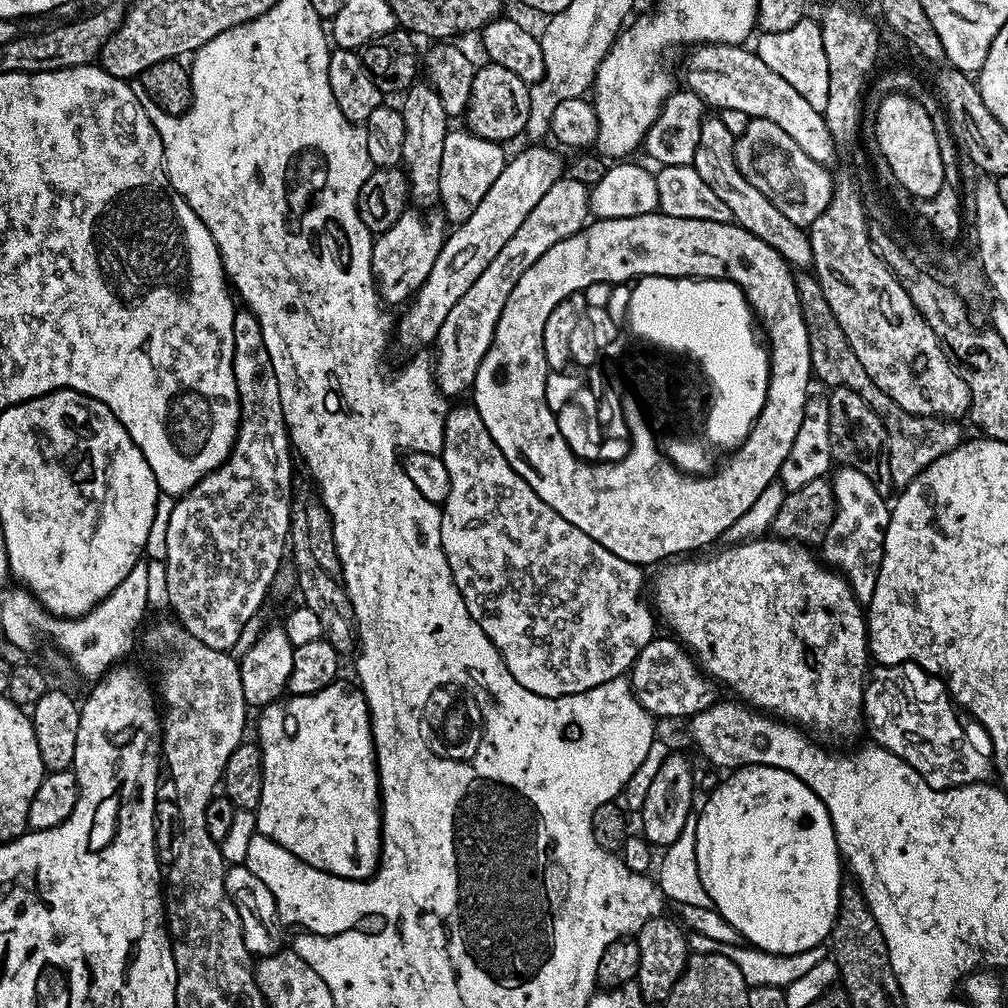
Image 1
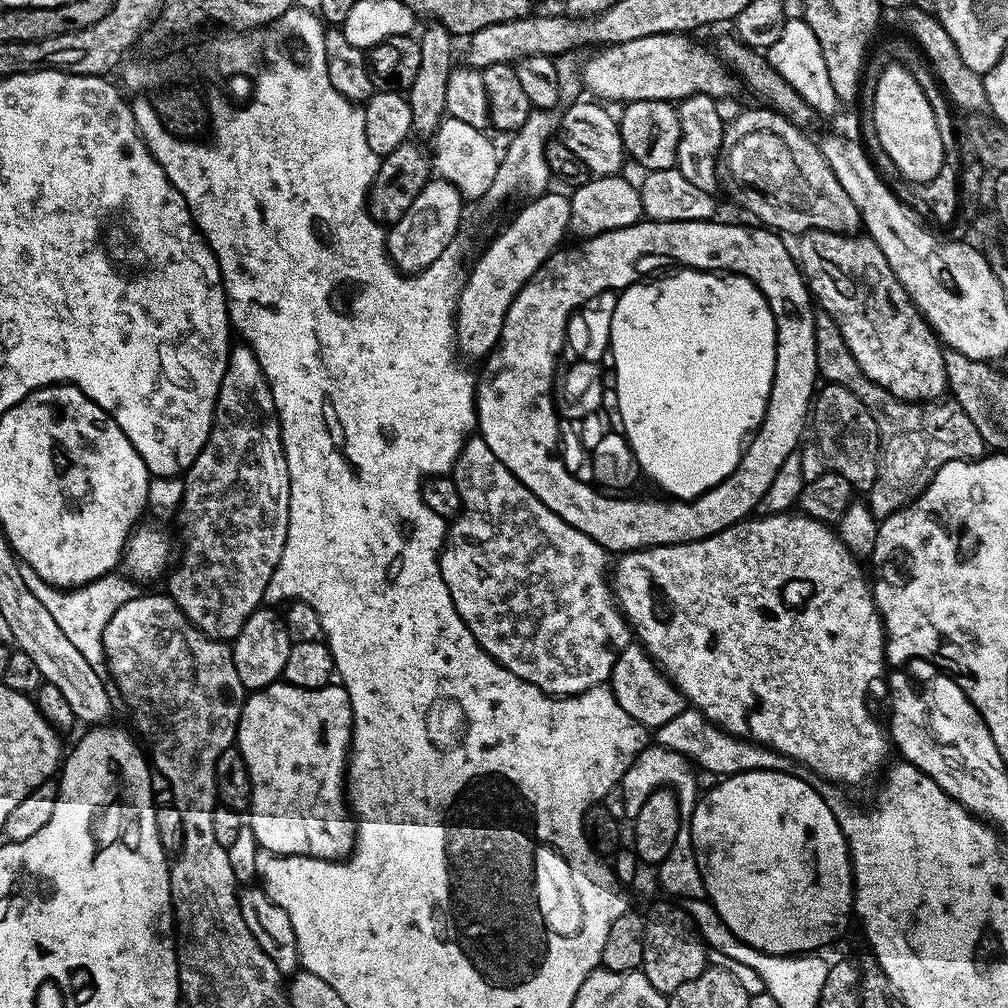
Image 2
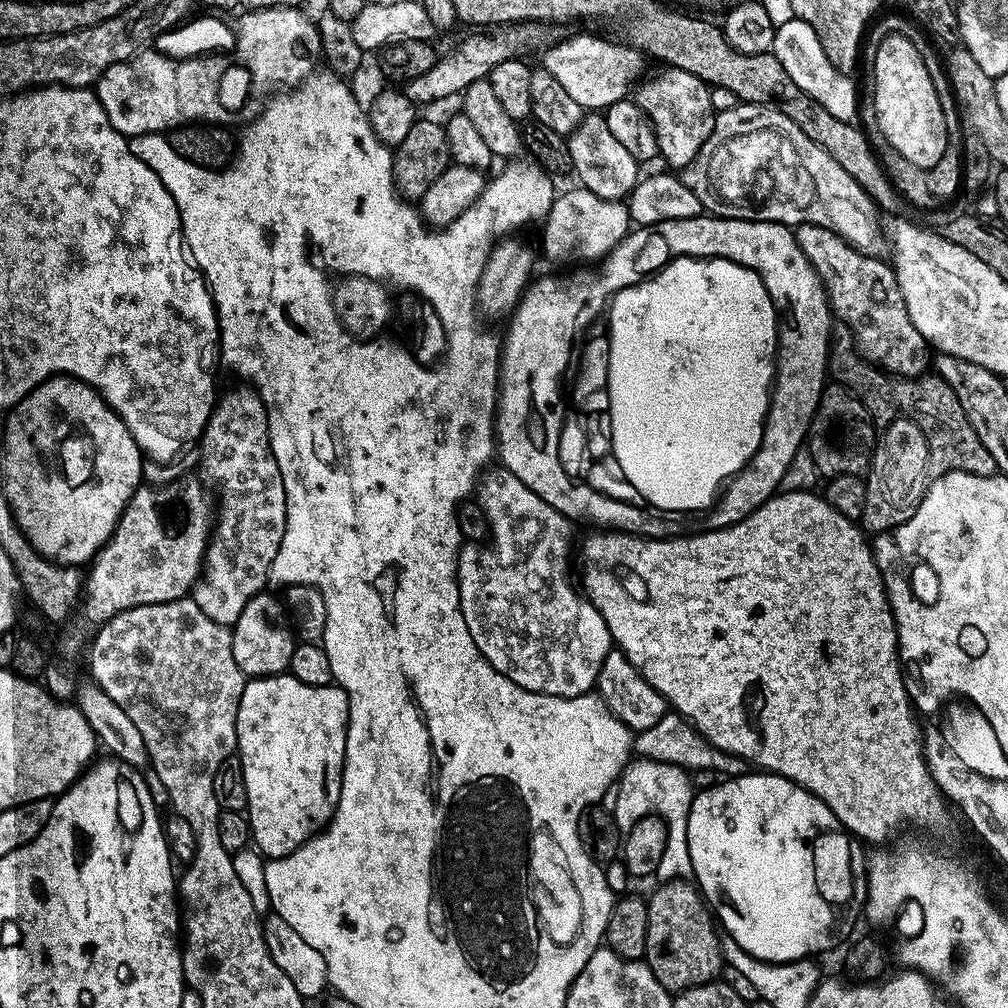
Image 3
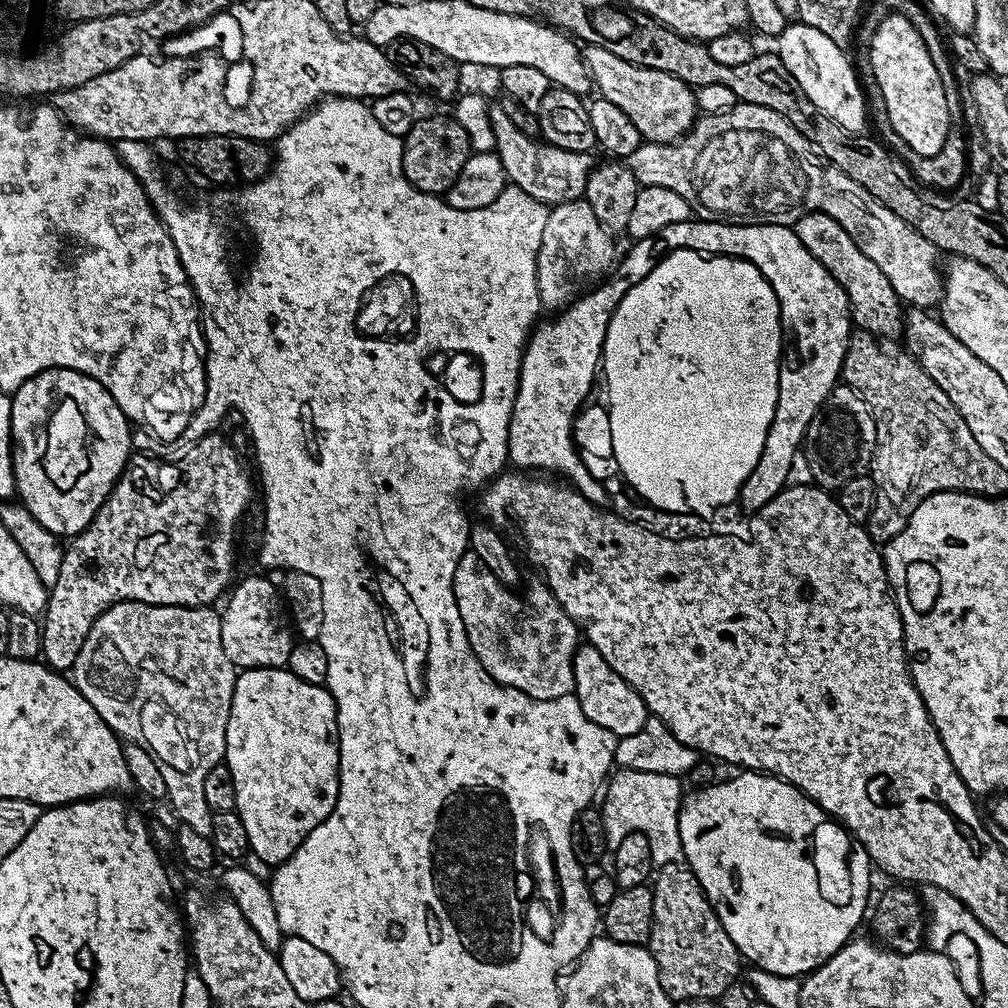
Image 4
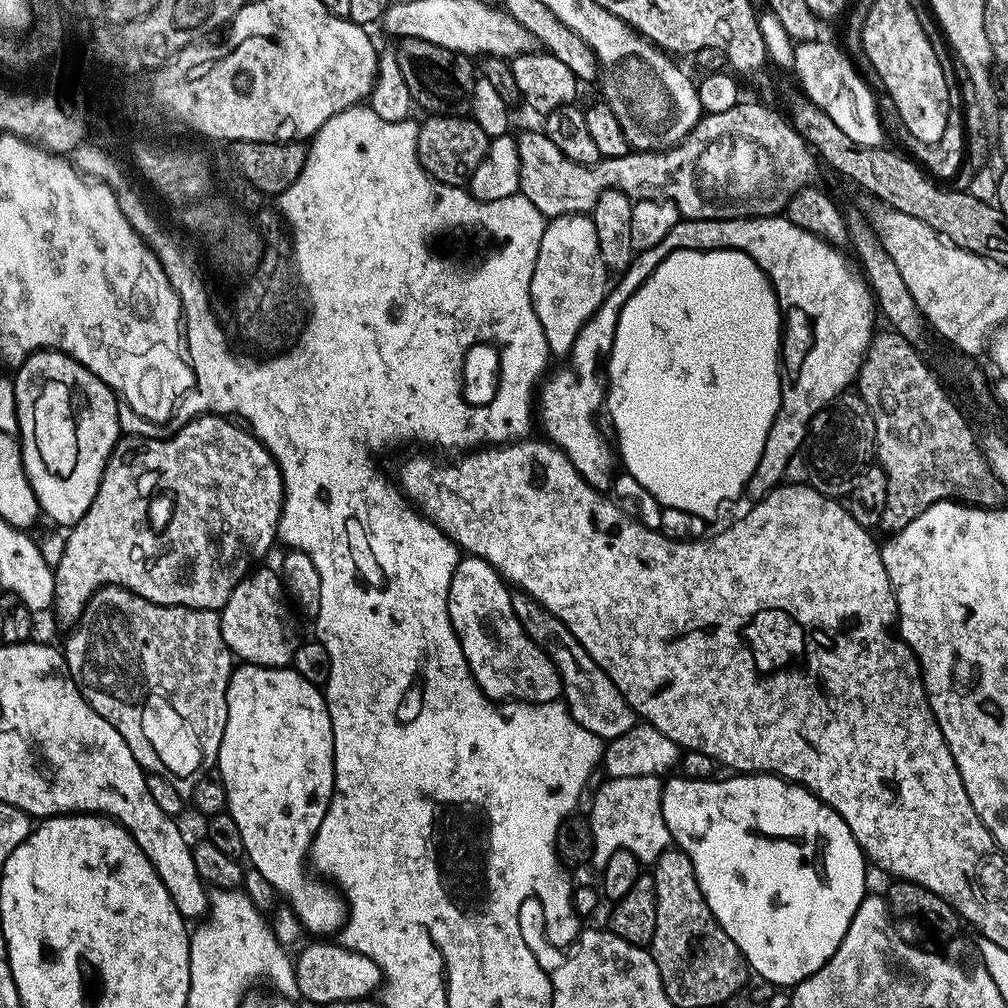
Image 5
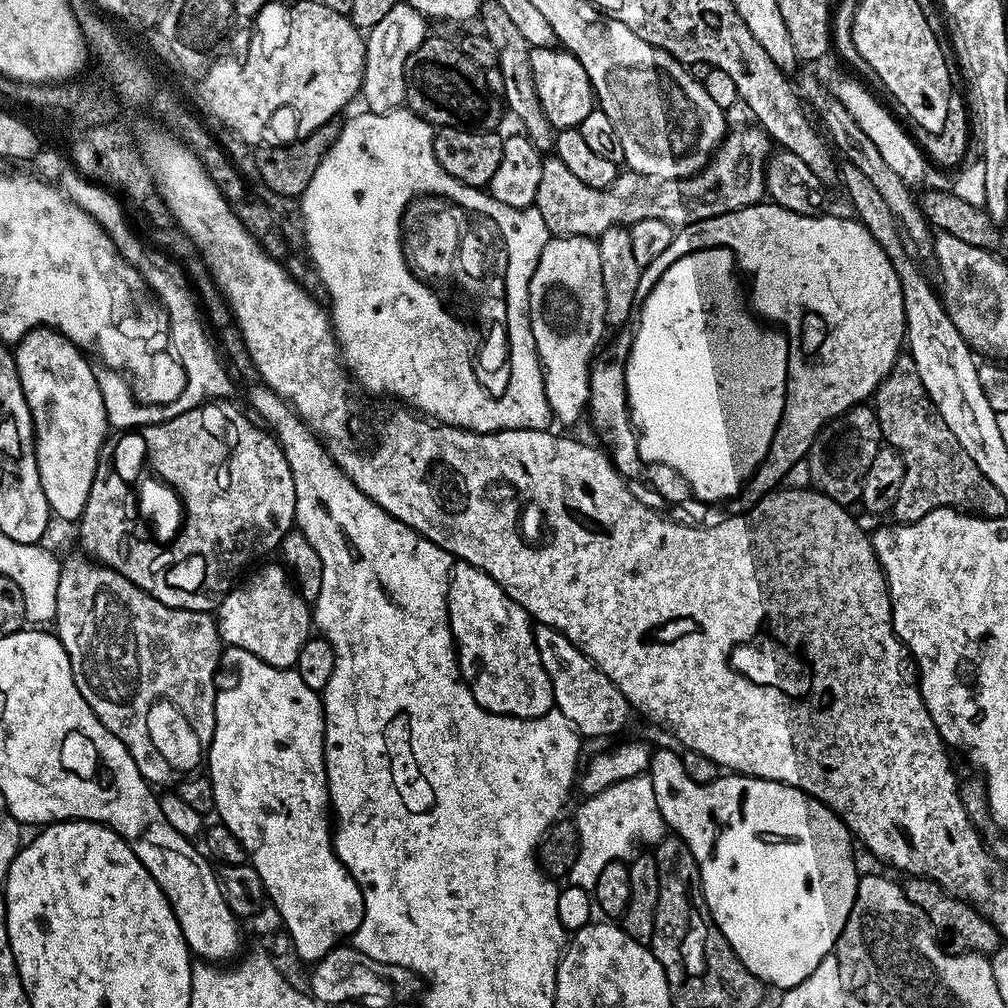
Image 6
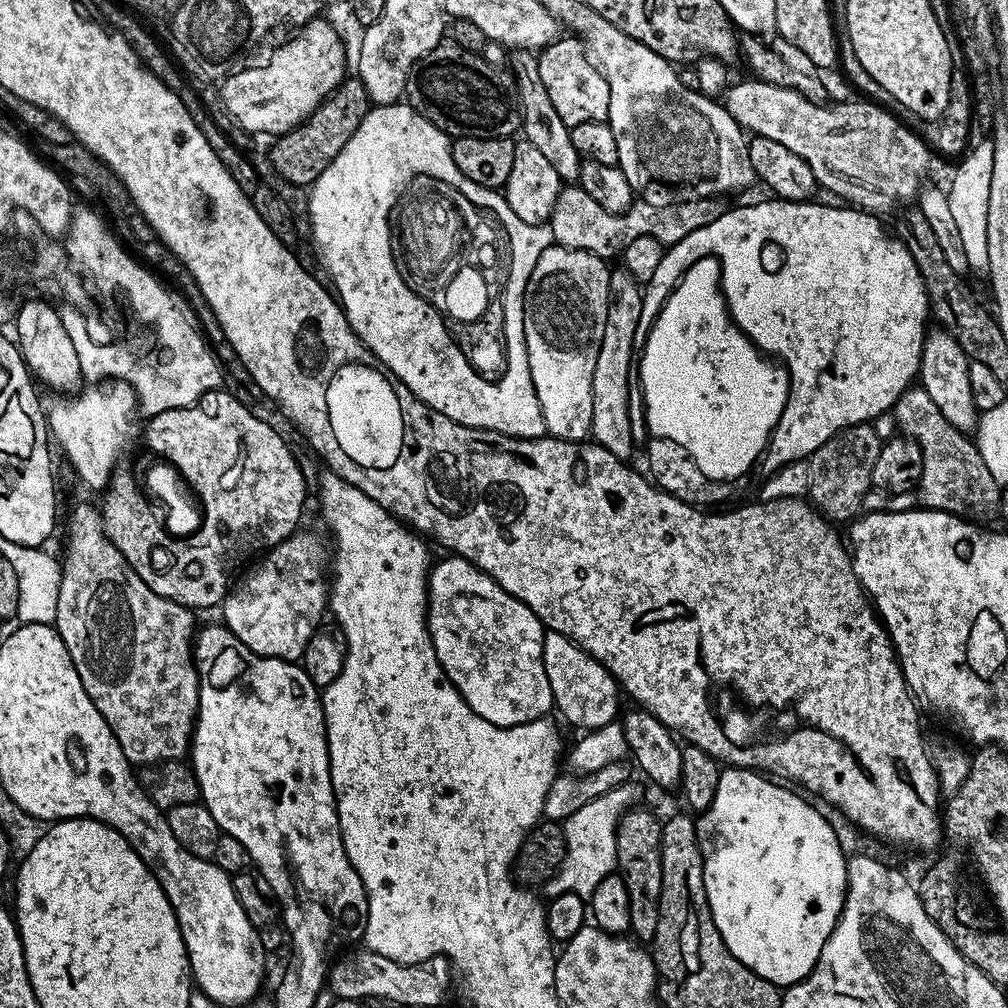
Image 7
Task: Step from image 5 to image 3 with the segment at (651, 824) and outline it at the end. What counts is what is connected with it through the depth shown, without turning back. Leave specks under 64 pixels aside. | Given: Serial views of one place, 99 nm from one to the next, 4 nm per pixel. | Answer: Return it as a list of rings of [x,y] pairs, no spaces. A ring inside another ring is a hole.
[[[643,758],[633,759],[620,773],[618,783],[614,788],[616,805],[610,808],[610,813],[619,829],[632,828],[640,819],[647,816],[660,816],[664,820],[666,830],[666,850],[662,856],[660,868],[655,873],[655,879],[660,882],[677,879],[678,874],[691,873],[690,850],[688,849],[688,815],[694,789],[691,775],[685,769],[654,762]]]

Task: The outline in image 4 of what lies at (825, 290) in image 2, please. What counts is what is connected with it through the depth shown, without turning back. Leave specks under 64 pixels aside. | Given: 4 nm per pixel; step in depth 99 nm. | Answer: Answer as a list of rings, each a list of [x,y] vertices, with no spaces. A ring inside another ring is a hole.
[[[821,212],[806,213],[803,218],[796,221],[794,230],[802,246],[806,246],[806,250],[810,250],[810,254],[814,254],[814,258],[818,258],[822,266],[826,266],[828,273],[848,295],[853,325],[865,328],[877,338],[899,337],[905,313],[901,298],[894,286],[890,286],[890,278],[886,278],[886,274],[882,274],[882,270],[878,270],[878,266],[870,262],[870,258],[866,258],[862,250],[858,250],[858,242],[854,242],[854,238],[850,238],[850,234],[846,234],[846,230],[842,230],[842,226],[838,226],[838,222],[830,218],[830,214]]]

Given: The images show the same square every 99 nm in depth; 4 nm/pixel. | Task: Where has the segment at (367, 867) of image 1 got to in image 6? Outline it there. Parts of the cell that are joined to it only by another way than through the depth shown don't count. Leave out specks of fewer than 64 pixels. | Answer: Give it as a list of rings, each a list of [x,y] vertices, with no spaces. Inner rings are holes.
[[[225,647],[220,654],[220,667],[216,669],[216,701],[214,702],[214,734],[206,749],[206,775],[214,790],[214,812],[219,823],[234,830],[234,838],[242,842],[248,851],[250,863],[258,870],[258,878],[262,878],[267,899],[281,914],[283,931],[287,932],[291,947],[307,962],[321,960],[341,942],[347,941],[358,930],[364,917],[364,899],[358,882],[346,870],[346,866],[336,857],[336,849],[332,847],[330,831],[330,801],[328,798],[328,775],[324,765],[324,706],[321,693],[310,690],[306,682],[292,668],[275,668],[262,662],[250,650]]]

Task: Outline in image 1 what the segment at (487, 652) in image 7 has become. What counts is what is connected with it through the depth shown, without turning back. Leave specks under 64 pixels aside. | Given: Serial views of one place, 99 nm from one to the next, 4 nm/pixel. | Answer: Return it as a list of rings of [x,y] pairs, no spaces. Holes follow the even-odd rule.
[[[471,403],[460,404],[457,408],[456,405],[449,407],[444,427],[442,455],[446,474],[450,474],[450,494],[440,513],[442,550],[446,554],[446,562],[450,566],[454,586],[458,586],[458,590],[466,602],[466,610],[470,610],[474,622],[478,622],[478,626],[482,626],[486,638],[490,638],[490,642],[494,642],[494,646],[500,651],[500,657],[504,660],[504,665],[510,670],[510,674],[514,674],[518,686],[526,686],[526,690],[539,696],[558,698],[585,692],[594,686],[602,686],[602,682],[610,682],[614,678],[624,676],[631,669],[636,655],[654,638],[654,632],[652,632],[654,612],[646,599],[646,580],[644,584],[644,576],[640,573],[643,572],[641,565],[626,562],[622,558],[618,558],[618,554],[610,554],[610,550],[606,550],[606,546],[594,542],[594,538],[590,538],[590,534],[582,534],[582,530],[578,530],[578,526],[566,522],[566,518],[562,518],[562,514],[558,514],[558,510],[546,506],[546,502],[542,502],[542,498],[538,498],[538,494],[534,494],[532,487],[516,473],[514,466],[510,466],[510,462],[506,462],[502,450],[498,450],[498,442],[494,442],[494,438],[490,438],[490,430],[486,430],[486,422],[482,422],[482,414],[478,414],[478,410]]]

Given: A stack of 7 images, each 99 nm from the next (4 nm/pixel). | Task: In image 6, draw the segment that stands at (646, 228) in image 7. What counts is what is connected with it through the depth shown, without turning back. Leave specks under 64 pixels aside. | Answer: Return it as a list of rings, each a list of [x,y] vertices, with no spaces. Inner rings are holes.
[[[751,126],[752,128],[736,128],[725,135],[726,146],[720,146],[716,149],[717,154],[720,156],[718,162],[709,160],[705,166],[706,174],[697,172],[695,176],[688,176],[686,179],[686,190],[684,194],[692,192],[696,194],[694,200],[690,200],[688,204],[688,196],[670,196],[670,180],[653,181],[651,176],[639,176],[637,172],[628,170],[624,173],[617,175],[616,180],[608,188],[595,188],[594,186],[586,186],[586,182],[580,181],[575,174],[570,174],[570,170],[566,170],[566,166],[562,161],[549,158],[545,159],[540,165],[540,181],[538,182],[538,194],[536,195],[536,203],[534,207],[542,214],[542,222],[546,222],[549,233],[552,236],[590,236],[598,238],[606,230],[615,228],[617,226],[631,226],[634,222],[638,222],[642,218],[662,218],[668,224],[673,226],[683,226],[686,224],[693,224],[699,220],[714,218],[721,216],[727,212],[733,212],[739,208],[745,208],[751,204],[761,203],[766,196],[766,165],[770,154],[758,154],[758,158],[750,158],[750,162],[758,164],[756,170],[744,170],[744,146],[748,146],[750,150],[766,150],[771,153],[774,148],[773,141],[770,139],[767,132],[759,126]],[[718,190],[720,196],[706,196],[706,192]]]

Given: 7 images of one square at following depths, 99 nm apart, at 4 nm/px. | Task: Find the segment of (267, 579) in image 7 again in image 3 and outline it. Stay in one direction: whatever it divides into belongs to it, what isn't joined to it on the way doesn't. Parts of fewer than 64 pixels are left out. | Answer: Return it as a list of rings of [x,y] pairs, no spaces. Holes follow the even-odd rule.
[[[261,594],[250,598],[250,602],[246,602],[246,610],[242,610],[242,614],[238,618],[238,622],[231,625],[232,649],[234,650],[234,662],[238,662],[238,666],[243,670],[245,677],[255,678],[258,676],[278,676],[288,672],[288,663],[294,654],[297,641],[294,639],[294,633],[286,623],[286,609],[279,599],[276,600],[269,594]]]

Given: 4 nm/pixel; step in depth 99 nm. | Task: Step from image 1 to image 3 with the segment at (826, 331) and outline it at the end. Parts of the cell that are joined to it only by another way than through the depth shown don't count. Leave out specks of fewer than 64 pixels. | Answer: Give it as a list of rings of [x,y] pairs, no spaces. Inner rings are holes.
[[[837,323],[832,329],[828,371],[833,381],[839,382],[863,402],[868,413],[872,415],[872,423],[878,433],[870,467],[866,472],[868,489],[864,512],[859,518],[865,533],[890,532],[902,526],[902,522],[906,522],[914,514],[914,510],[918,510],[931,484],[938,482],[938,478],[942,478],[948,472],[969,472],[979,476],[997,475],[998,469],[994,458],[979,441],[978,434],[967,420],[954,390],[938,375],[925,374],[909,378],[885,372],[861,356],[852,332],[842,323]]]

